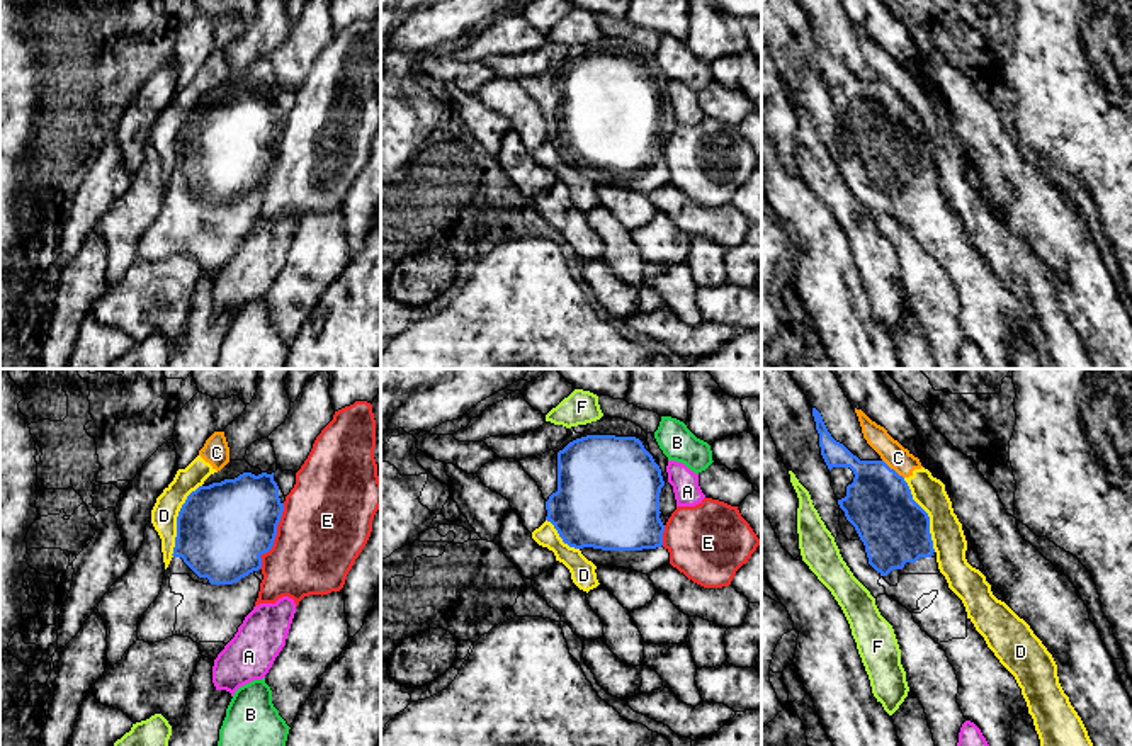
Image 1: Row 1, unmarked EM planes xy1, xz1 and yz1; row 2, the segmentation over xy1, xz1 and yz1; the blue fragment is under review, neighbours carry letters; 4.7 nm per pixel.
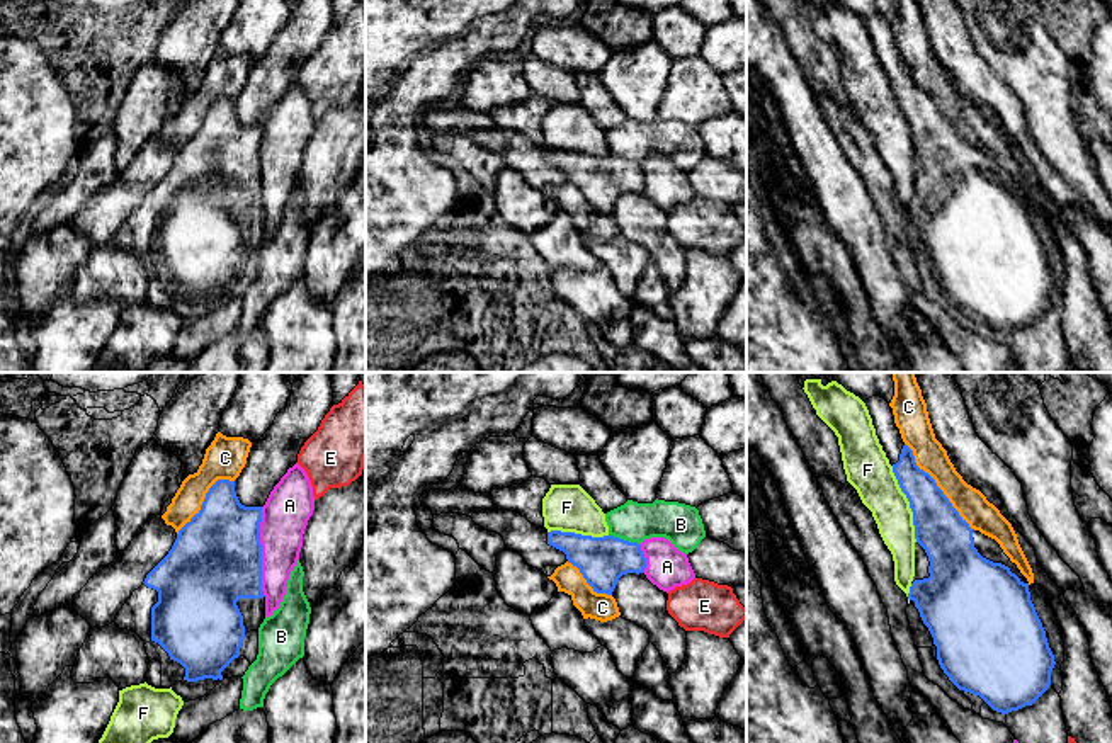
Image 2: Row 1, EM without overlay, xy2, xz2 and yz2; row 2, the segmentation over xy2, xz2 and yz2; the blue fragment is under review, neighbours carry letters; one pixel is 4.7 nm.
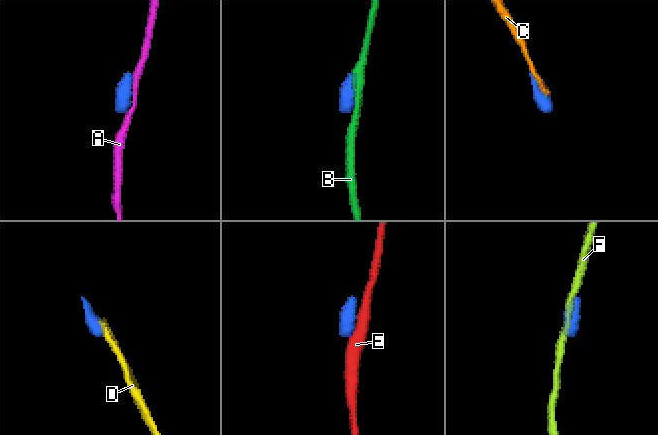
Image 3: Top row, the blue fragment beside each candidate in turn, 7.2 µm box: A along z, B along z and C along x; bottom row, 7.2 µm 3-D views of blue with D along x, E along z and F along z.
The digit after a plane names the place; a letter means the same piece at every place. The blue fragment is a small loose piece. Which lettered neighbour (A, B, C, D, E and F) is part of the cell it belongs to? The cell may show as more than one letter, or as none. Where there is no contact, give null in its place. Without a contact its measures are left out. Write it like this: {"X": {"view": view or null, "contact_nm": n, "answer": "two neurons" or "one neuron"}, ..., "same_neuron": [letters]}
{"A": {"view": "xy2", "contact_nm": 420, "answer": "two neurons"}, "B": {"view": "xz2", "contact_nm": 160, "answer": "two neurons"}, "C": {"view": "yz2", "contact_nm": 550, "answer": "two neurons"}, "D": {"view": "xy1", "contact_nm": 380, "answer": "two neurons"}, "E": {"view": "xy1", "contact_nm": 340, "answer": "two neurons"}, "F": {"view": "yz2", "contact_nm": 380, "answer": "two neurons"}, "same_neuron": []}

